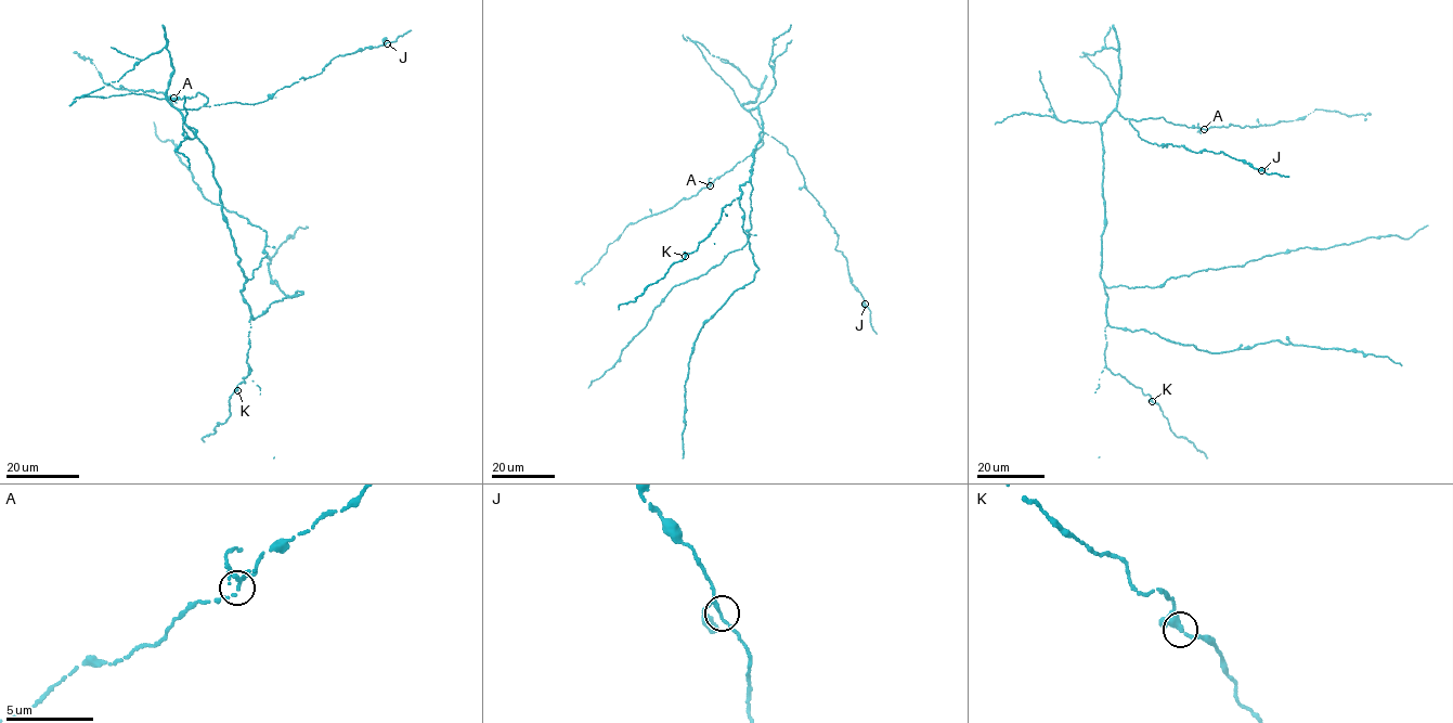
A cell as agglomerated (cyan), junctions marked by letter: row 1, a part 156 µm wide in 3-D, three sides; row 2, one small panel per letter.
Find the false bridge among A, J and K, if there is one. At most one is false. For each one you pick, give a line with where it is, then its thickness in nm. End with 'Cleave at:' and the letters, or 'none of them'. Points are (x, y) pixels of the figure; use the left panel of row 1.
Cleave at: none of them

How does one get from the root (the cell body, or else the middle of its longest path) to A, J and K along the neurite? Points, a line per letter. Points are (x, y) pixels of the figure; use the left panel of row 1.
A: (225, 216), (211, 157), (185, 126), (180, 110), (198, 108), (208, 99), (198, 92), (191, 99), (173, 98)
J: (225, 216), (211, 157), (185, 126), (180, 110), (266, 101), (299, 78), (321, 73), (336, 56), (387, 43)
K: (225, 216), (245, 278), (241, 295), (251, 314), (246, 360), (251, 370), (237, 390)

